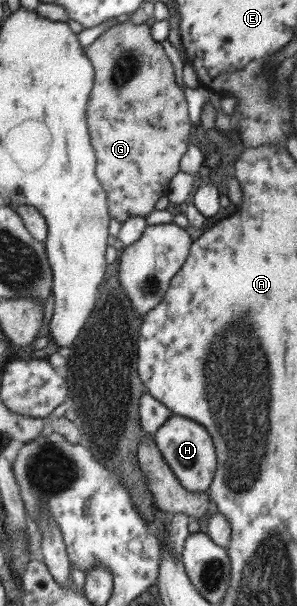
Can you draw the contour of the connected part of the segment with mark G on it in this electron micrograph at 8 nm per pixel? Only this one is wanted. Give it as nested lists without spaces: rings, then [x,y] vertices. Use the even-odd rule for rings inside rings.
[[[129,20],[118,22],[103,32],[93,43],[90,43],[85,52],[93,61],[95,76],[98,78],[98,84],[94,86],[94,100],[90,100],[90,132],[94,132],[94,148],[98,148],[98,166],[97,175],[101,178],[102,185],[105,186],[109,199],[109,215],[117,219],[120,223],[132,218],[133,216],[148,216],[150,212],[156,210],[154,204],[167,196],[171,190],[173,179],[180,172],[180,161],[186,154],[188,145],[191,143],[190,134],[192,134],[192,120],[188,114],[188,102],[186,102],[185,89],[181,89],[176,82],[176,68],[166,56],[166,50],[160,42],[153,37],[151,21],[134,24]]]

